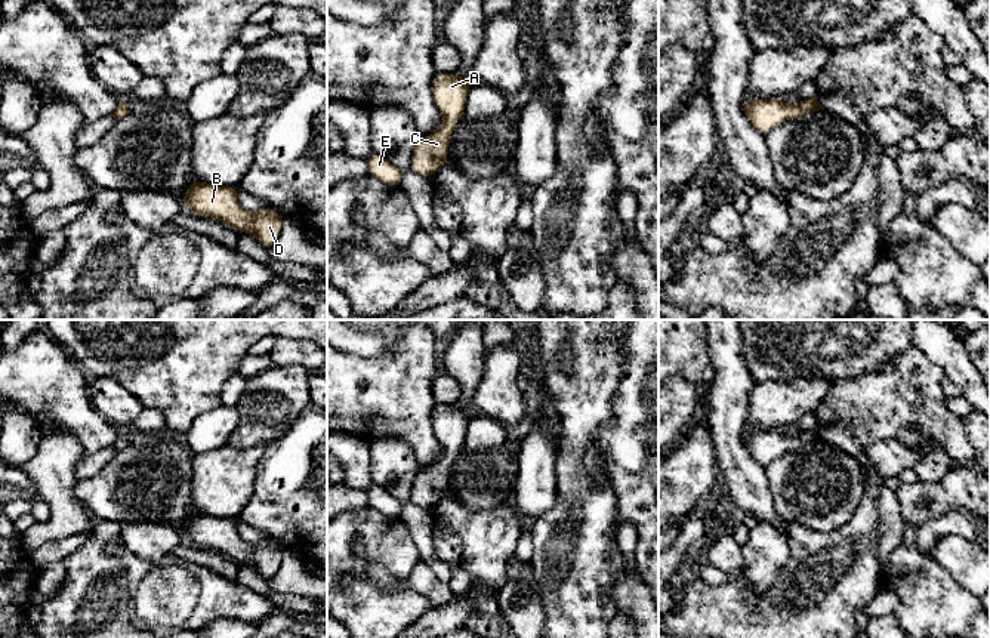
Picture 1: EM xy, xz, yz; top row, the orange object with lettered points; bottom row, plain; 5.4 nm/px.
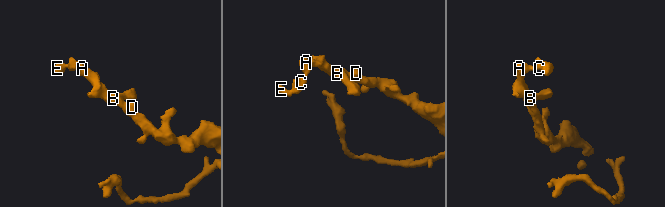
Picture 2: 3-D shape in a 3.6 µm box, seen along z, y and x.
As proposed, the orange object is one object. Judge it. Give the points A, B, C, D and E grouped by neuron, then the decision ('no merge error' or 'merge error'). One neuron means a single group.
groups A B C D E; no merge error

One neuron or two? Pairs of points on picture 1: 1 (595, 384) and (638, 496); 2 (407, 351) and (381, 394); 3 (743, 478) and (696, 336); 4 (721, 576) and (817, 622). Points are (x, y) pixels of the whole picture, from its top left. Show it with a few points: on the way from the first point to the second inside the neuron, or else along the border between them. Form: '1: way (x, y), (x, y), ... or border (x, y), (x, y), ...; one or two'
1: border (617, 390), (613, 419), (601, 430), (597, 450); two
2: way (407, 361), (407, 367), (391, 384); one
3: border (708, 348), (715, 372), (711, 384); two
4: border (730, 573), (721, 583), (708, 583), (699, 578); two

